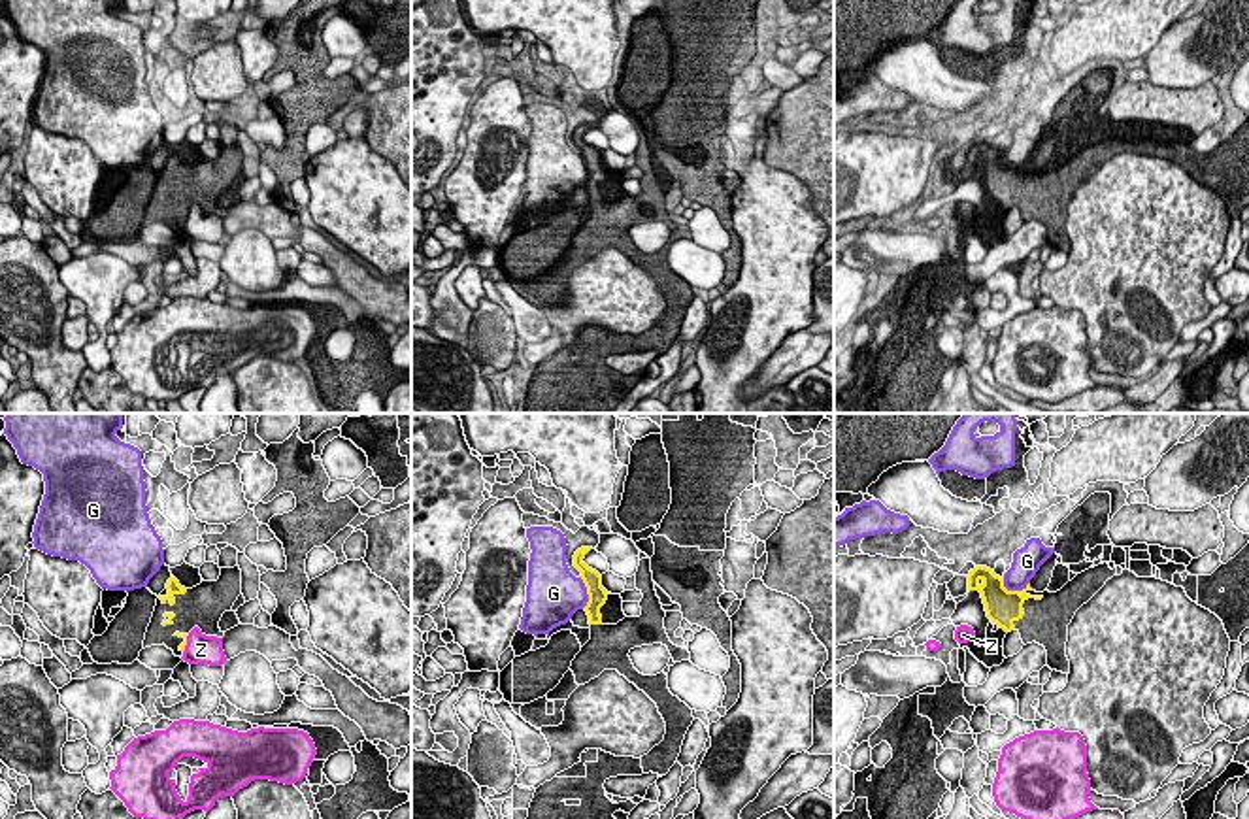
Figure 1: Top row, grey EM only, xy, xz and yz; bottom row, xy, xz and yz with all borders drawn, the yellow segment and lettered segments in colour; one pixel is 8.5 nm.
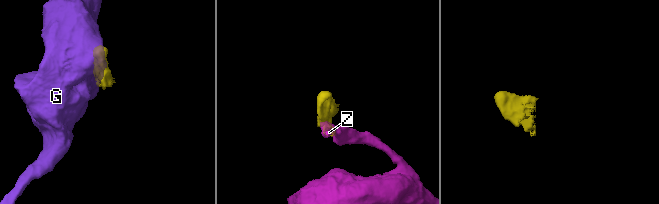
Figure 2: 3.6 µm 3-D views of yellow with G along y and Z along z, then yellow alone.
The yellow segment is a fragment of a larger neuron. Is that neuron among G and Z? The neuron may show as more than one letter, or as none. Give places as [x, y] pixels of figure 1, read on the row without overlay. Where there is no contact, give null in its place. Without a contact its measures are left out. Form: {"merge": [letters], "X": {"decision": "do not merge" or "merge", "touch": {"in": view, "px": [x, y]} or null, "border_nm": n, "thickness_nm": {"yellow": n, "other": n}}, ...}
{"merge": [], "G": {"decision": "do not merge", "touch": {"in": "yz", "px": [1014, 168]}, "border_nm": 240, "thickness_nm": {"yellow": 300, "other": 240}}, "Z": {"decision": "do not merge", "touch": {"in": "xy", "px": [185, 221]}, "border_nm": 150, "thickness_nm": {"yellow": 60, "other": 260}}}

